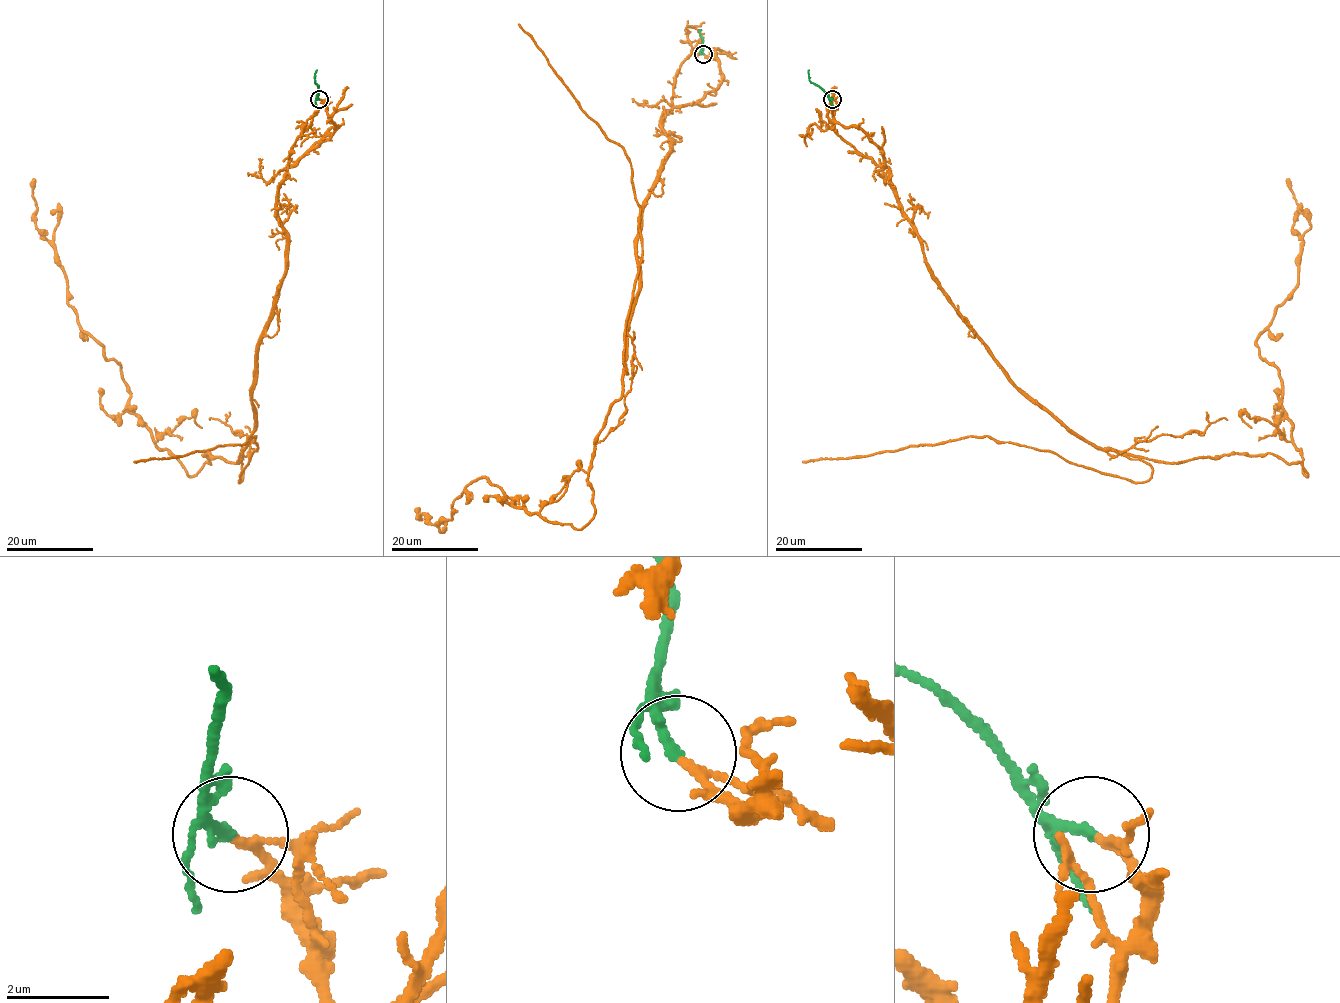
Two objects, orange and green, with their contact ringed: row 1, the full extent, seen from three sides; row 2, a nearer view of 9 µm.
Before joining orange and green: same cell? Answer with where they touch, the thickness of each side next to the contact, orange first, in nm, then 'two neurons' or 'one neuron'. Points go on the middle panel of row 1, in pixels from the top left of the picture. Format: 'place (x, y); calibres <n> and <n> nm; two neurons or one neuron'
place (703, 54); calibres 130 and 140 nm; one neuron

